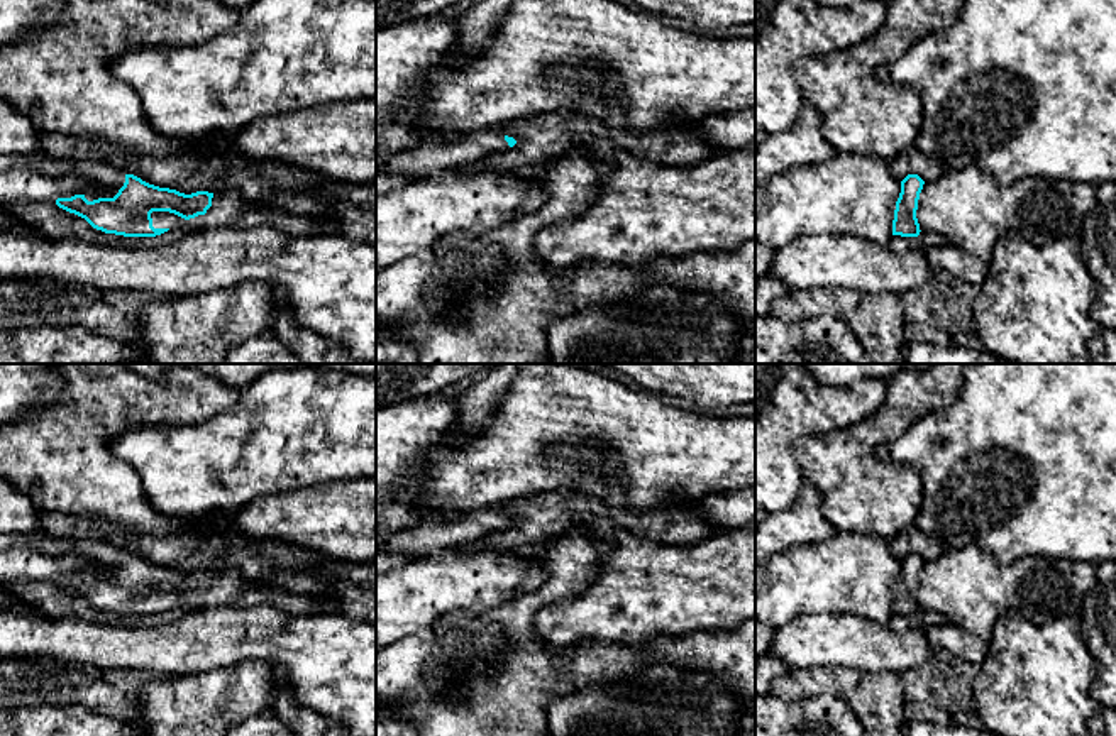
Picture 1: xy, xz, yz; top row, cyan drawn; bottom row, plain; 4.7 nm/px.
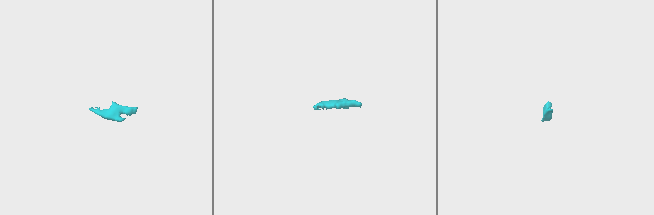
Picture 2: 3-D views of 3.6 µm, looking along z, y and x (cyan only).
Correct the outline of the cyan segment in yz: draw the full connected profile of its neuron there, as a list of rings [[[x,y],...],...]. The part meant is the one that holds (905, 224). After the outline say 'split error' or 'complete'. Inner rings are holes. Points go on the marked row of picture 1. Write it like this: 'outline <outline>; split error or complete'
outline [[[908,174],[901,181],[901,193],[896,201],[892,235],[918,237],[920,223],[916,218],[918,200],[925,181],[918,174]]]; complete

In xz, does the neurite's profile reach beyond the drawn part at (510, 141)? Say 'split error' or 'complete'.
split error

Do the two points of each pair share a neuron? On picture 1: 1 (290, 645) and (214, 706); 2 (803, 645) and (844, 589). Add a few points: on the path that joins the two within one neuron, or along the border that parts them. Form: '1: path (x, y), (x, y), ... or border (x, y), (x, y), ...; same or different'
1: border (271, 665), (263, 660), (239, 660), (227, 667); different
2: border (867, 616), (854, 613), (805, 613), (790, 621); different

